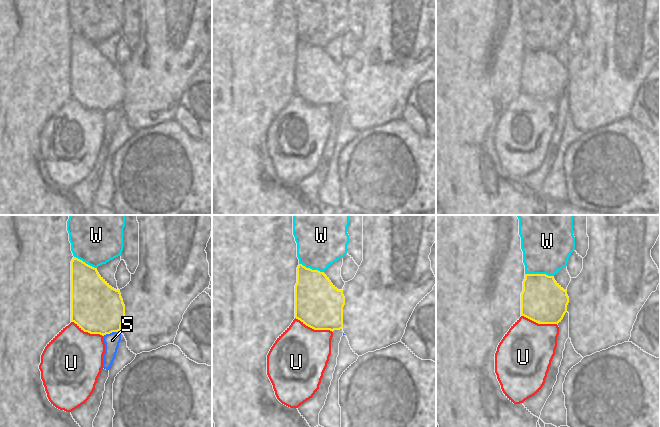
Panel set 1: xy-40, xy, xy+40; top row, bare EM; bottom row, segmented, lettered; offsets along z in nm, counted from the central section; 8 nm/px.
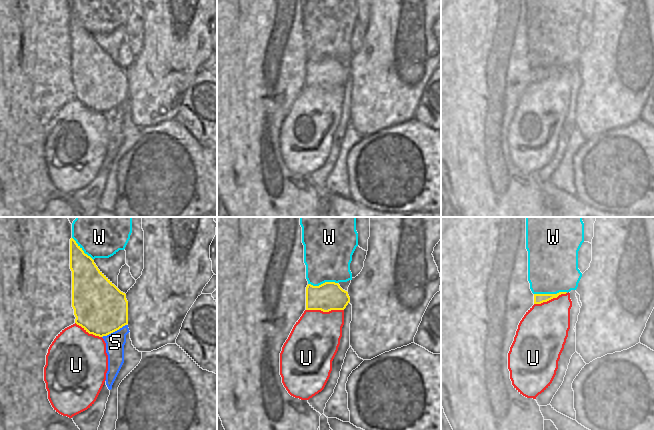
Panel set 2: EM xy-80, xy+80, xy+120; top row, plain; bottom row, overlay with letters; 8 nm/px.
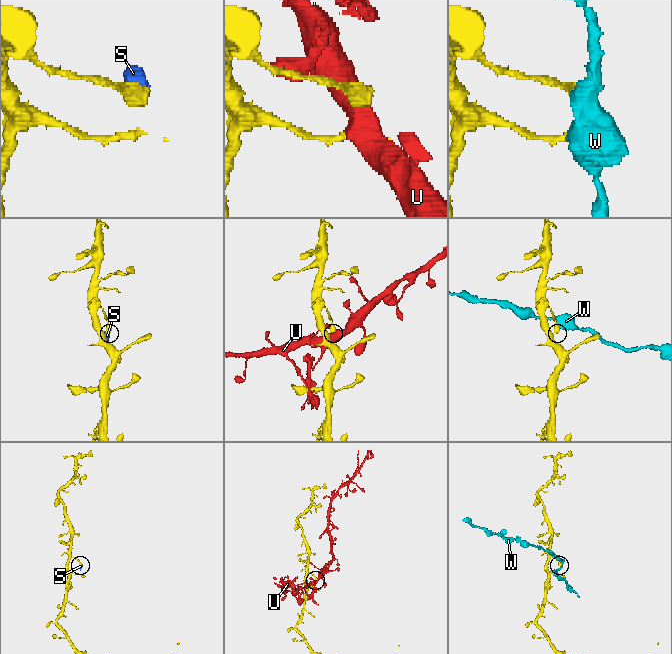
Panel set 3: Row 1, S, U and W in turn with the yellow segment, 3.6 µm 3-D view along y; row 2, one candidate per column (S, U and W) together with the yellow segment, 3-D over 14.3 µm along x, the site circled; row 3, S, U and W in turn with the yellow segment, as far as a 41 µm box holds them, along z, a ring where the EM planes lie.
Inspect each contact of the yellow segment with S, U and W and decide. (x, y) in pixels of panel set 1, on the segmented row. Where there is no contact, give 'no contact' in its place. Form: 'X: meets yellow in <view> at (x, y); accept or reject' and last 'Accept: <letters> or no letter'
S: meets yellow in xy-40 at (111, 332); reject
U: meets yellow in xy at (314, 329); reject
W: meets yellow in xy+40 at (539, 274); reject
Accept: no letter

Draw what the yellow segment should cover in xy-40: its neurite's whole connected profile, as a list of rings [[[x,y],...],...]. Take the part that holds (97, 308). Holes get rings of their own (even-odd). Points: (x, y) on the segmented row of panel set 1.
[[[73,257],[71,261],[71,322],[81,330],[102,336],[121,330],[125,305],[119,290],[112,288],[94,268]]]

